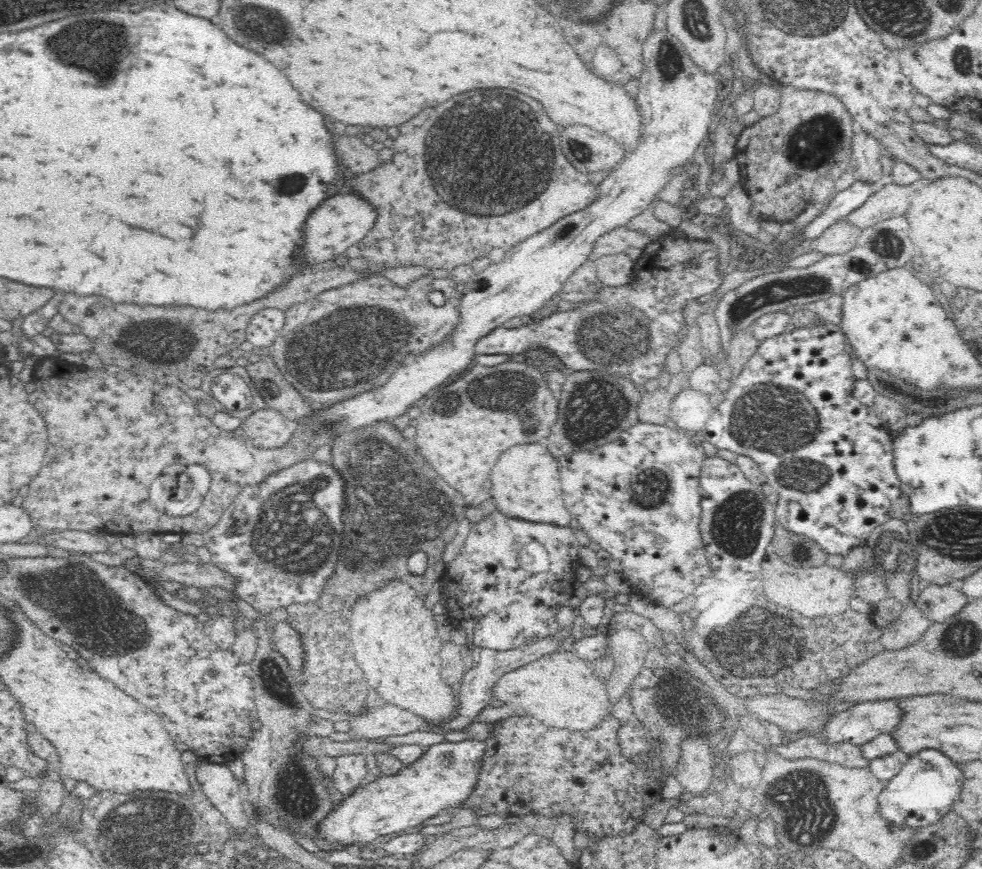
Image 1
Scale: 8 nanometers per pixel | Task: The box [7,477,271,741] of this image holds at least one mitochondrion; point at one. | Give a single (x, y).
(71, 590)

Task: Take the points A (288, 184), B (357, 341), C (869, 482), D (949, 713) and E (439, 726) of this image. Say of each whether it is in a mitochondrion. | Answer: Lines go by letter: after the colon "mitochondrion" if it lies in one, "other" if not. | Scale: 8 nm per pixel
A: mitochondrion
B: mitochondrion
C: other
D: other
E: other

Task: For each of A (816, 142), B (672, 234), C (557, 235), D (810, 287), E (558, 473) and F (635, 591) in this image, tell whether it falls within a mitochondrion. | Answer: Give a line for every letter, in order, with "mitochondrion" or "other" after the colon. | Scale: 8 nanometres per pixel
A: mitochondrion
B: other
C: mitochondrion
D: mitochondrion
E: other
F: other

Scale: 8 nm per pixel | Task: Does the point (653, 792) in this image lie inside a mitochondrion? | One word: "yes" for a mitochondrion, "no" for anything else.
no

